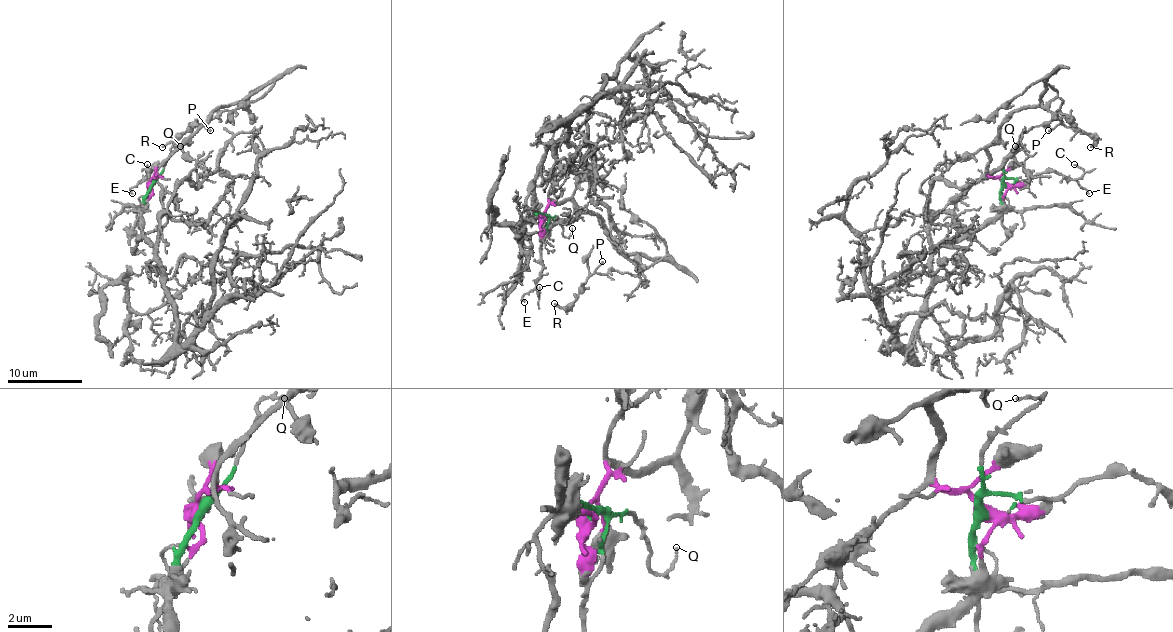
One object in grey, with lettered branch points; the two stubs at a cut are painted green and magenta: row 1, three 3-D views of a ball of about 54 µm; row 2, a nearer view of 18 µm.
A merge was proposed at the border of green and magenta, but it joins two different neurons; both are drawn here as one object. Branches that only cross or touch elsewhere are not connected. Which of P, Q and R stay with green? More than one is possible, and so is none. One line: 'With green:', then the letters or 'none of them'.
With green: Q

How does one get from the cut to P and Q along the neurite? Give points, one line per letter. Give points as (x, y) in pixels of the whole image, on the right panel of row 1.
P: (1003, 183), (988, 173), (986, 147), (998, 129), (1014, 112), (1059, 97), (1061, 121), (1048, 130)
Q: (1003, 184), (1003, 164), (1024, 147), (1014, 145)

